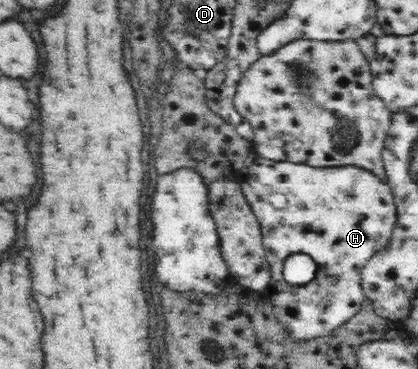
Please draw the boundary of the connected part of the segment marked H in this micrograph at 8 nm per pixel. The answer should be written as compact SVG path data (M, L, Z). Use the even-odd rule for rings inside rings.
M254 149L249 152L245 159L245 167L239 173L243 191L247 195L247 201L253 207L257 220L261 221L263 235L263 247L267 253L271 273L271 289L267 289L269 303L275 305L272 311L281 317L281 321L292 330L293 336L301 338L314 338L325 335L337 326L344 324L352 315L355 315L363 304L365 297L362 293L360 271L365 263L371 260L375 253L389 243L393 226L395 225L395 205L393 205L393 194L389 186L385 185L378 177L369 171L355 169L355 167L309 167L309 165L295 165L295 163L284 161L267 161ZM273 197L285 197L287 205L281 209L275 209ZM293 253L309 253L319 265L317 275L313 281L305 285L289 285L283 277L285 260ZM331 275L337 275L337 283L331 281Z

